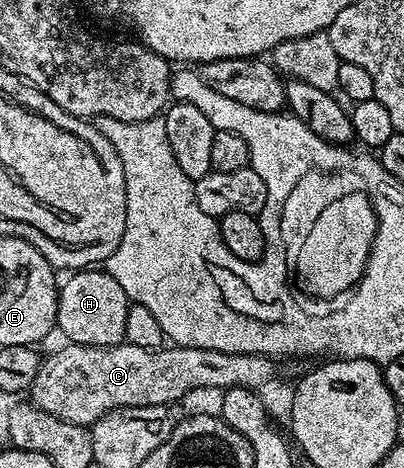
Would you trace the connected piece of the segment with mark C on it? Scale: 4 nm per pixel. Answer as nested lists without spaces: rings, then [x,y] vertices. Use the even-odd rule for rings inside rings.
[[[128,342],[113,344],[109,348],[96,348],[95,346],[87,346],[86,344],[71,344],[65,345],[64,349],[57,354],[49,354],[44,357],[39,366],[39,370],[35,374],[33,383],[29,385],[27,392],[32,403],[37,407],[42,408],[47,414],[55,414],[55,418],[63,418],[63,422],[71,422],[72,424],[83,424],[91,426],[99,418],[103,418],[103,414],[107,414],[116,408],[146,408],[147,406],[173,406],[176,400],[184,398],[188,392],[193,392],[196,388],[217,388],[216,390],[224,390],[227,388],[252,388],[261,390],[264,384],[269,384],[273,380],[273,375],[276,374],[277,368],[272,359],[268,356],[260,356],[259,354],[223,354],[217,350],[199,350],[198,348],[182,348],[180,346],[162,346],[159,348],[144,348],[143,346],[135,346]]]

